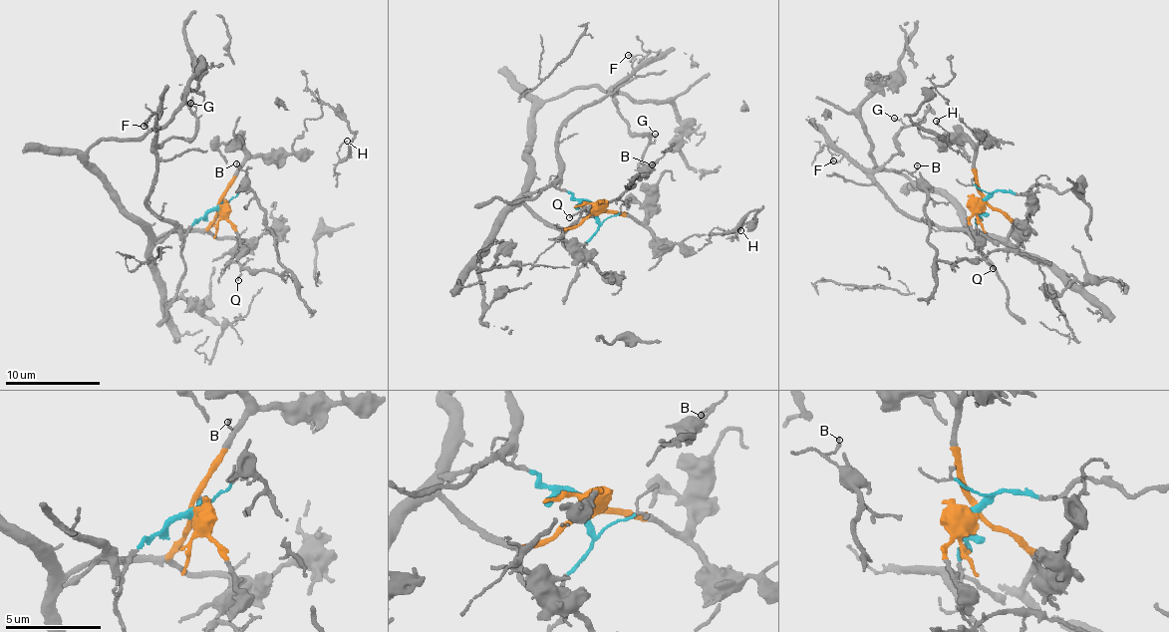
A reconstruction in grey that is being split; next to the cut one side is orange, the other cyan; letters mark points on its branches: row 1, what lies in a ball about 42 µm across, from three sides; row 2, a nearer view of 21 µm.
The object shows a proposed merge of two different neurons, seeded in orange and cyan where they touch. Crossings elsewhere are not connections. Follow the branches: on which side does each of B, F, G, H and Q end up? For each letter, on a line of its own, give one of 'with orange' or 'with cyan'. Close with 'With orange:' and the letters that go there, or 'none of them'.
B: with orange
F: with cyan
G: with cyan
H: with orange
Q: with orange
With orange: B, H, Q

